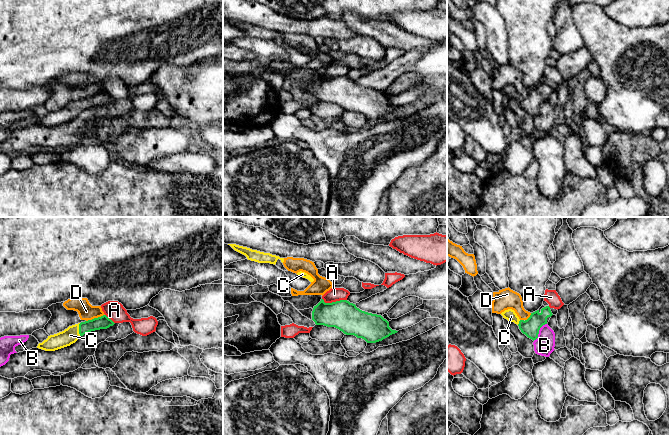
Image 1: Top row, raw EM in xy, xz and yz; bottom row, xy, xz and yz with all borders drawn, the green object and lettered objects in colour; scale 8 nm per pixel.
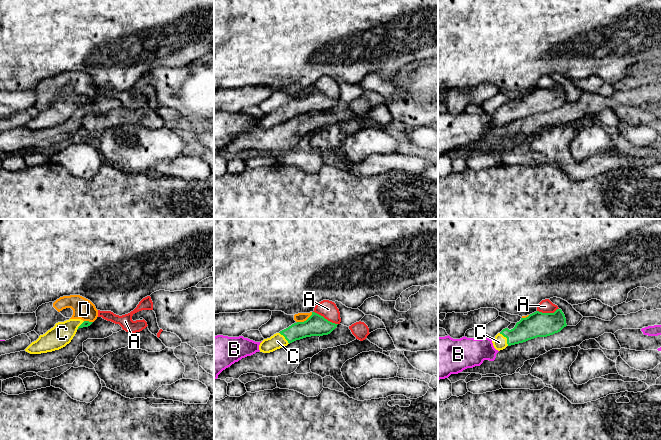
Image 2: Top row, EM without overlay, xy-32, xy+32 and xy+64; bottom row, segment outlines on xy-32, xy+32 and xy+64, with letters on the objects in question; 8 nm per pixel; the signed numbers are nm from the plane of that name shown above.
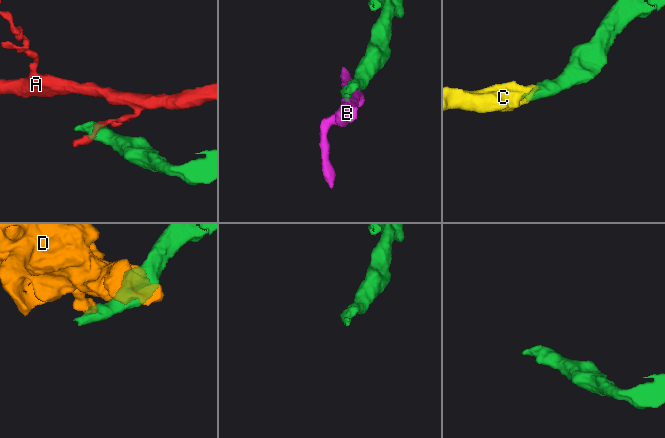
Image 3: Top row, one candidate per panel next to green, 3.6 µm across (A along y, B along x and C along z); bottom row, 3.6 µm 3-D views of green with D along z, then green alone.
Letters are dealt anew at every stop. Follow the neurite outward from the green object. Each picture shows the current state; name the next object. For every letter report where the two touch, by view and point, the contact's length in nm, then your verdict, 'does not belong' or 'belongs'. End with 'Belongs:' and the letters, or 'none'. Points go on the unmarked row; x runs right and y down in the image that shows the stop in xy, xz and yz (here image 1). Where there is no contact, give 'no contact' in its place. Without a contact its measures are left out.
A: meets green in xz at (334, 78); contact 200 nm long; does not belong
B: meets green in yz at (538, 108); contact 180 nm long; does not belong
C: meets green in xy at (79, 106); contact 110 nm long; belongs
D: meets green in xy at (95, 94); contact 160 nm long; does not belong
Belongs: C

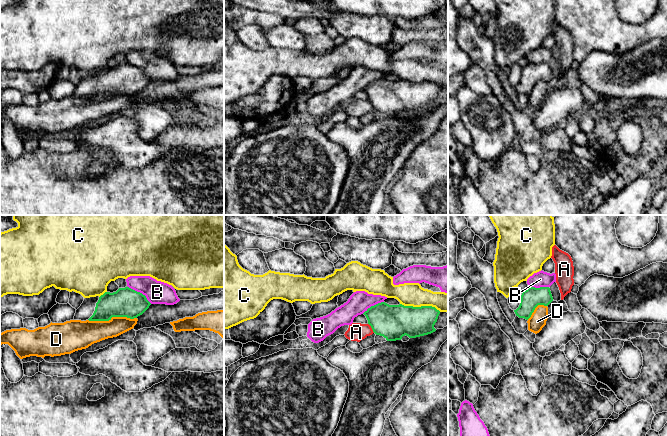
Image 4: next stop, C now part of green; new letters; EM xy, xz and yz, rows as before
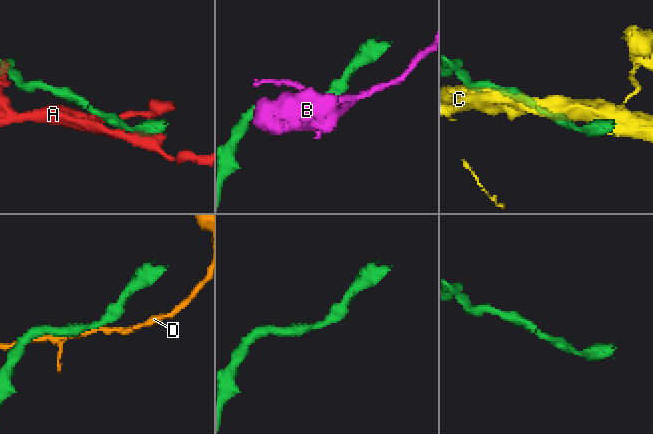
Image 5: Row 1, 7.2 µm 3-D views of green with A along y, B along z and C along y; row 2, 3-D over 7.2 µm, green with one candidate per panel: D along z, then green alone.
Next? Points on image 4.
A: meets green in xz at (371, 103); contact 90 nm long; does not belong
B: meets green in xy at (139, 68); contact 240 nm long; does not belong
C: meets green in xz at (421, 82); contact 340 nm long; does not belong
D: meets green in xy at (112, 92); contact 400 nm long; does not belong
Belongs: none

